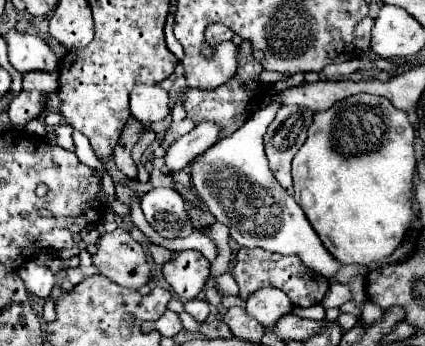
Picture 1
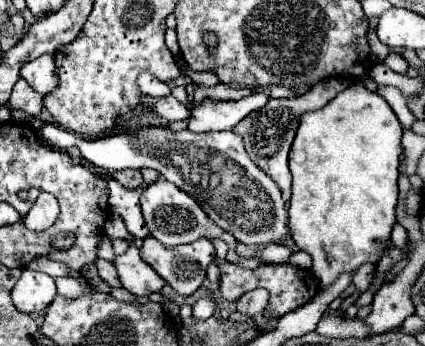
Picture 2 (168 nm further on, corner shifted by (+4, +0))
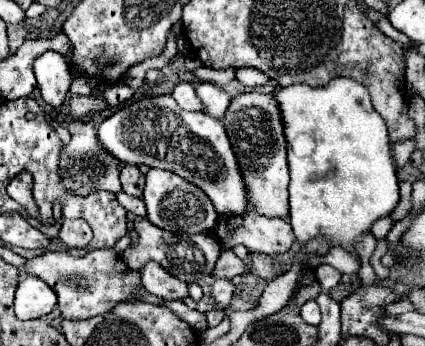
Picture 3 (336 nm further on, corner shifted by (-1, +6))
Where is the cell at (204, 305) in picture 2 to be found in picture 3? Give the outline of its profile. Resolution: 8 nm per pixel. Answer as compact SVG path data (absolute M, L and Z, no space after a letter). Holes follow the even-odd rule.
M216 280L212 286L212 298L216 300L218 306L228 306L234 290L236 290L236 286L230 284L228 280Z

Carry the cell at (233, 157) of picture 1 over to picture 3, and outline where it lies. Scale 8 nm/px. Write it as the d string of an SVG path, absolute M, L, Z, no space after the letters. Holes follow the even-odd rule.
M170 94L144 98L120 108L98 126L98 140L122 162L134 166L148 164L152 168L176 172L184 180L196 184L210 196L218 214L240 216L248 212L244 182L240 180L236 156L222 122L204 112L180 110Z

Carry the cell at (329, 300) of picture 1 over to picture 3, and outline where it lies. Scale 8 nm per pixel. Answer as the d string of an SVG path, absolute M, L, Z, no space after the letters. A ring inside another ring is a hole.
M390 216L379 219L371 227L371 233L377 240L385 239L393 224Z

